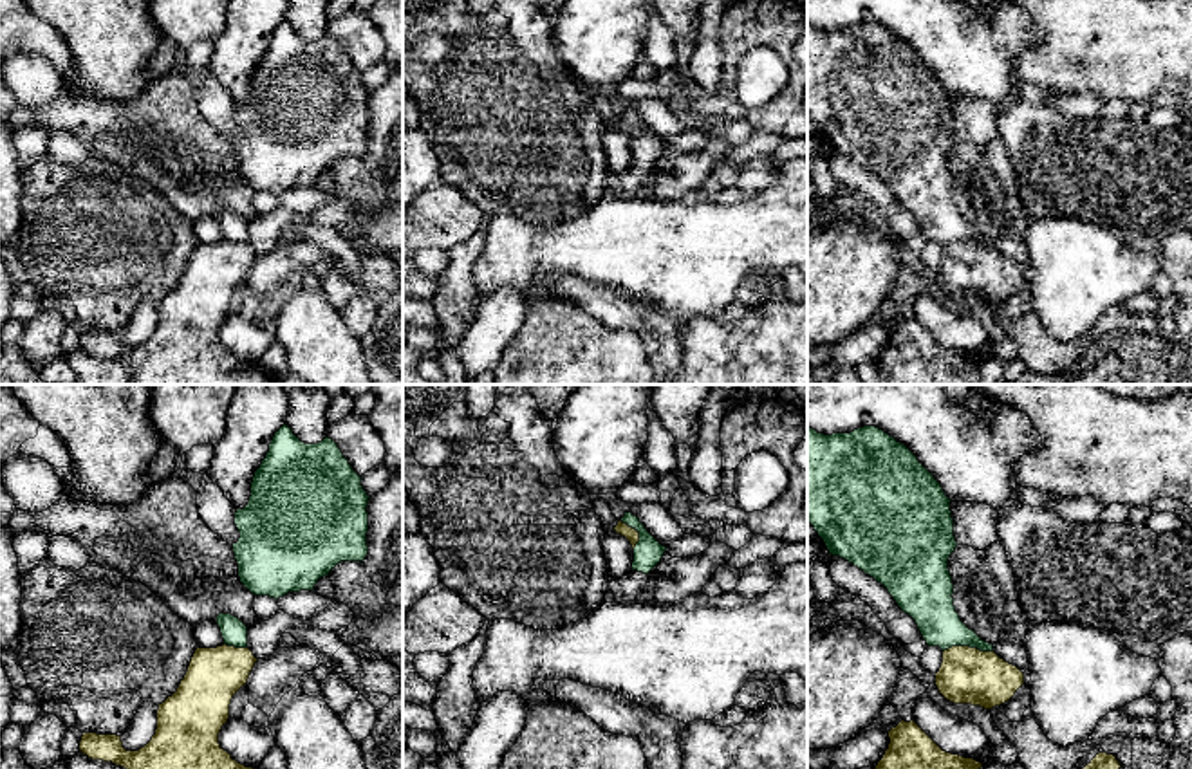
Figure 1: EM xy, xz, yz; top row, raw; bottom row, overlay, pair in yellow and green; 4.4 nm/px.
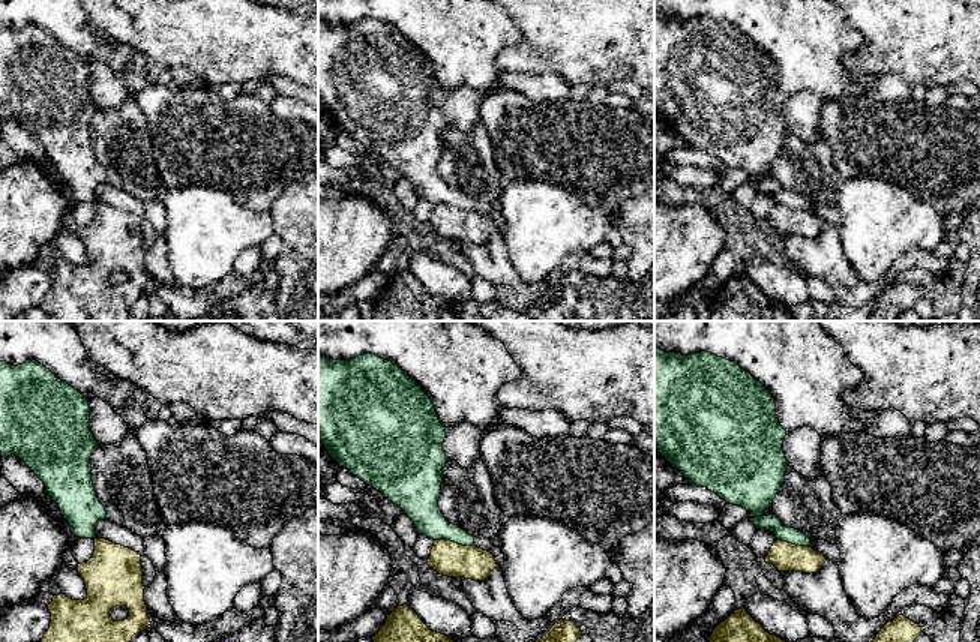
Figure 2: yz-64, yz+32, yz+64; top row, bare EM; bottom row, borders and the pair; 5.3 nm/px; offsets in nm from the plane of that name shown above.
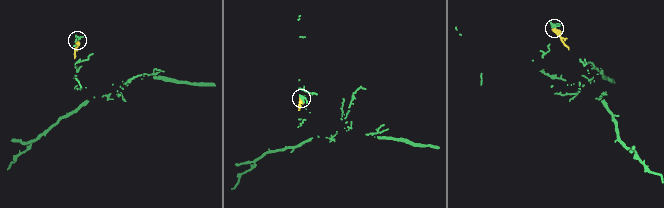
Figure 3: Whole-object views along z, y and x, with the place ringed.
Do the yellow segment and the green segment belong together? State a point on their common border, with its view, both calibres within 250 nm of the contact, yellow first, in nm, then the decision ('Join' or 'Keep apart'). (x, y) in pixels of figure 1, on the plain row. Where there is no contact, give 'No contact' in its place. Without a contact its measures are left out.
Touches yellow at yz (967, 242). Thickness 260 nm (yellow) against 200 nm. Keep apart

